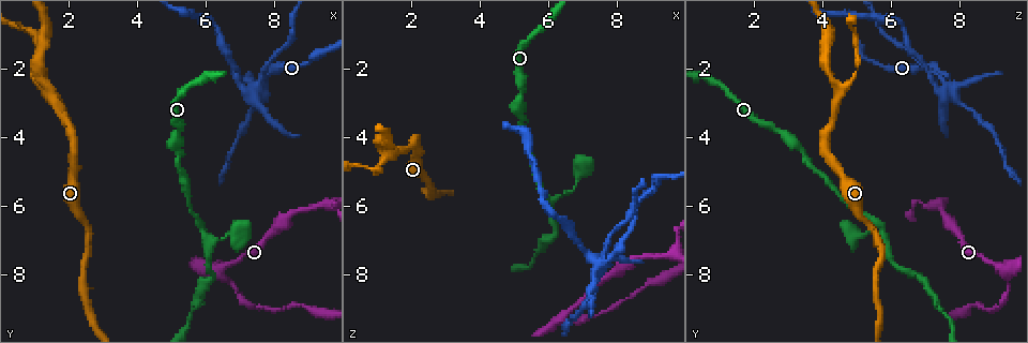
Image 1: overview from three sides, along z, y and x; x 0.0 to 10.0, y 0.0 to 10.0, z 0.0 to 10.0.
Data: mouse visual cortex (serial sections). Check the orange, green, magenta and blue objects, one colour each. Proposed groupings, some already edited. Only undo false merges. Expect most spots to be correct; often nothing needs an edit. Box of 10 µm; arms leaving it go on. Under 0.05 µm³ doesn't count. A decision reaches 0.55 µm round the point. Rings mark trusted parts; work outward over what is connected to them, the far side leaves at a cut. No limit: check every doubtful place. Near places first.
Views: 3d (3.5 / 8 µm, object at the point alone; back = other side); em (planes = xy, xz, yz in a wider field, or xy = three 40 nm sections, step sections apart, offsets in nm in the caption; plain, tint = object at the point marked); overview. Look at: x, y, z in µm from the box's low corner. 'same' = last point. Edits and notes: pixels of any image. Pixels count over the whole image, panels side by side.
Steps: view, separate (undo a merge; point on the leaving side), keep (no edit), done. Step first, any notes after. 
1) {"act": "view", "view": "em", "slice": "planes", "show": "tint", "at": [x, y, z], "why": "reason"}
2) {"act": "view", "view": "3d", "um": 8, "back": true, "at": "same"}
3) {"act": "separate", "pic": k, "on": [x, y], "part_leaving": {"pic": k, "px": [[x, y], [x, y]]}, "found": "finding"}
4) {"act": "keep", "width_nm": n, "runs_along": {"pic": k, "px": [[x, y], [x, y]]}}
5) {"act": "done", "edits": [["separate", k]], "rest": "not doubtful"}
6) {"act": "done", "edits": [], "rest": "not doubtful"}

{"act": "view", "view": "3d", "um": 3.5, "at": [1.40, 2.70, 4.50], "why": "arms part here"}

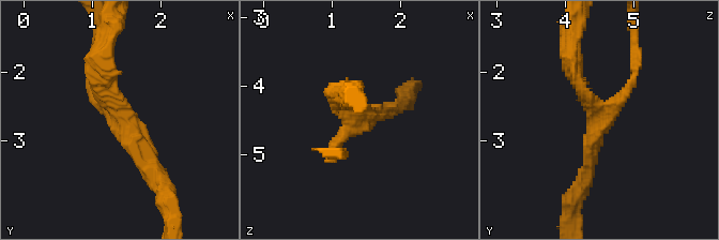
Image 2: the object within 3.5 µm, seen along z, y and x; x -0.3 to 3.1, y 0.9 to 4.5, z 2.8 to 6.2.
{"act": "view", "view": "em", "slice": "planes", "show": "plain", "at": [1.45, 2.70, 4.55], "arms": 3, "arm_widths_nm": [150, 200, 200], "why": "now the EM"}

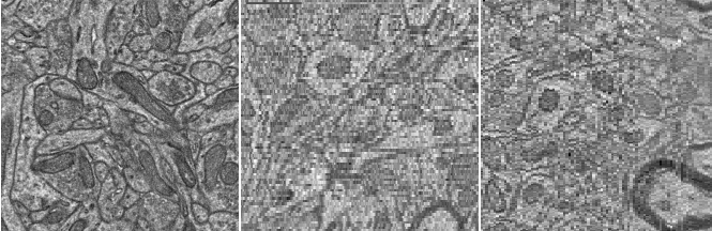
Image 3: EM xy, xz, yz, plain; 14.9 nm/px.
{"act": "view", "view": "em", "slice": "planes", "show": "tint", "at": "same"}

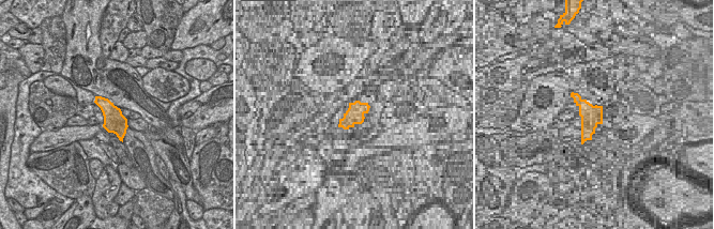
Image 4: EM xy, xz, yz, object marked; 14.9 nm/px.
{"act": "keep", "runs_along": {"pic": 2, "px": [[159, 180], [134, 150], [104, 64]]}, "found": "one cell here"}

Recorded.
{"act": "view", "view": "3d", "um": 8, "at": [6.40, 7.90, 9.30], "why": "abrupt turn"}

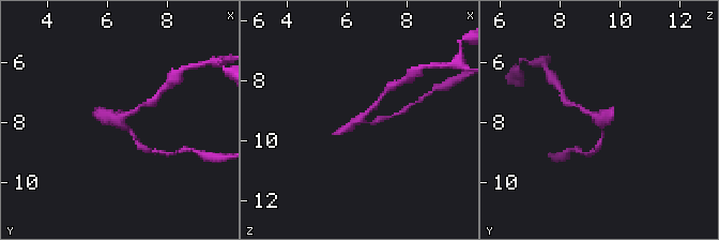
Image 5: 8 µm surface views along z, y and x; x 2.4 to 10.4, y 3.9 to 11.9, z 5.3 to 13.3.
{"act": "view", "view": "em", "slice": "xy", "step": 3, "show": "tint", "at": "same"}

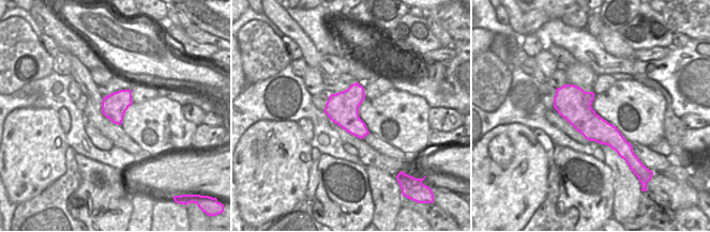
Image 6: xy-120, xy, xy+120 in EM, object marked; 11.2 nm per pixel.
{"act": "keep", "runs_along": {"pic": 5, "px": [[578, 106], [600, 121], [601, 141]]}, "found": "all the same cell"}

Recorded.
{"act": "view", "view": "3d", "um": 3.5, "at": [6.05, 6.90, 5.85]}

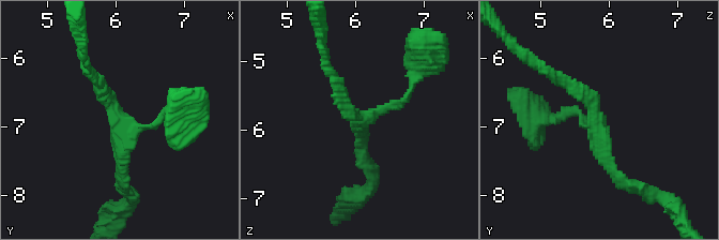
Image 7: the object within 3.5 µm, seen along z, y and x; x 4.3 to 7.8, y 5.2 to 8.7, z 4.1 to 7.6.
{"act": "view", "view": "em", "slice": "xy", "step": 2, "show": "tint", "at": [6.10, 7.00, 5.85]}

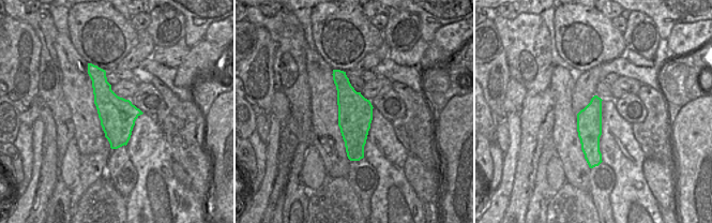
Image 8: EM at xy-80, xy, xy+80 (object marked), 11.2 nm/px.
{"act": "keep", "arm_widths_nm": [150, 150, 200], "runs_along": {"pic": 8, "px": [[335, 72], [352, 105], [352, 158]]}, "found": "continuous, no second cell"}

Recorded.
{"act": "view", "view": "3d", "um": 8, "at": [7.50, 2.50, 7.65], "why": "abrupt turn"}

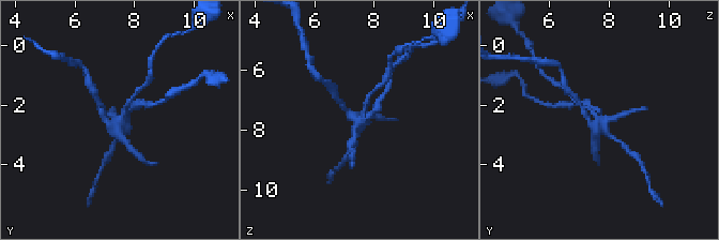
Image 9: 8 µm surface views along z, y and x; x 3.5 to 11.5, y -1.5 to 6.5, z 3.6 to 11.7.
{"act": "view", "view": "em", "slice": "xy", "step": 2, "show": "tint", "at": "same", "why": "shape alone is not enough"}

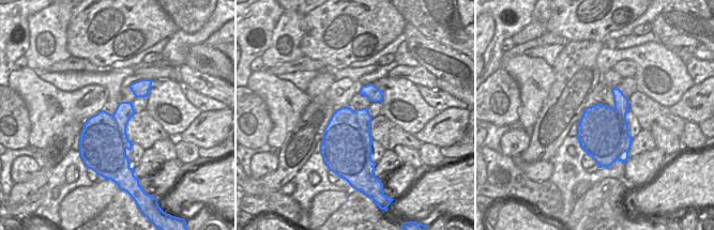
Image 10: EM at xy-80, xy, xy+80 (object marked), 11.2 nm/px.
{"act": "separate", "pic": 9, "on": [596, 129], "part_leaving": {"pic": 9, "px": [[363, 122], [353, 118], [339, 101]]}, "found": "two cells meet here"}

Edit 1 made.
{"act": "done", "edits": [["separate", 9]], "rest": "not doubtful"}

